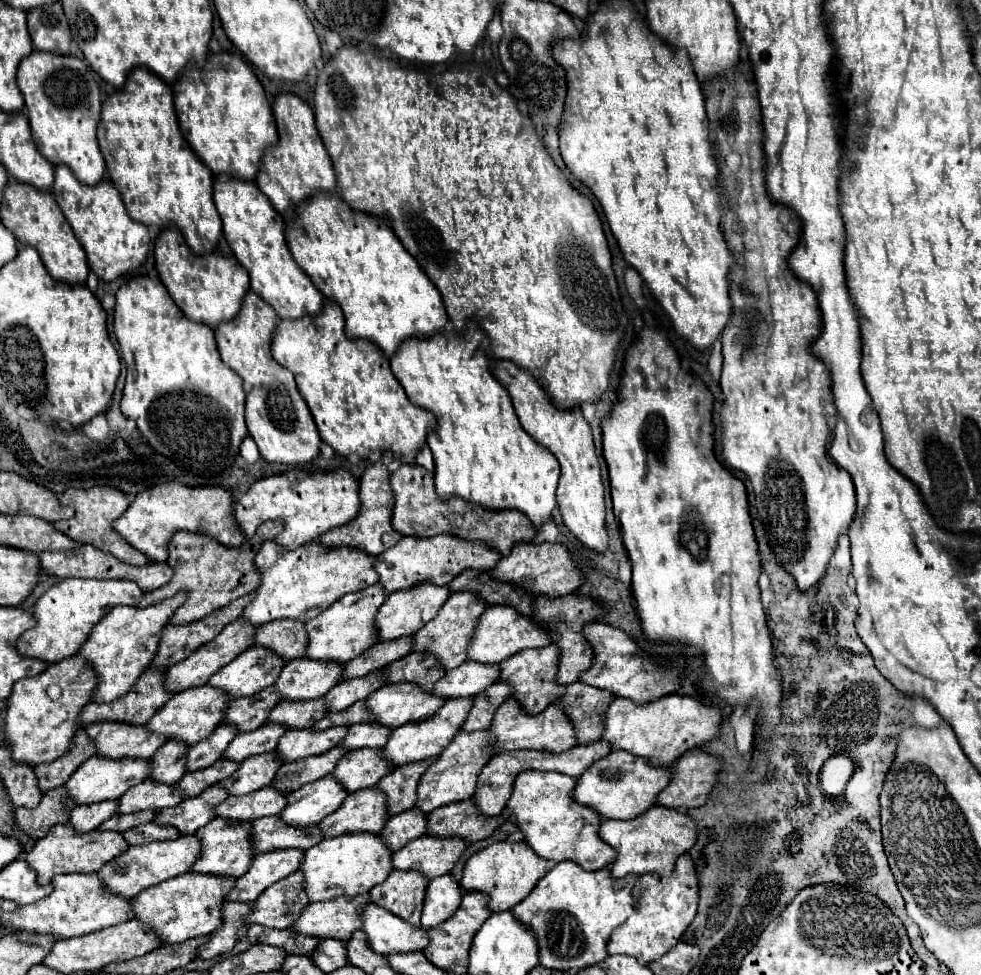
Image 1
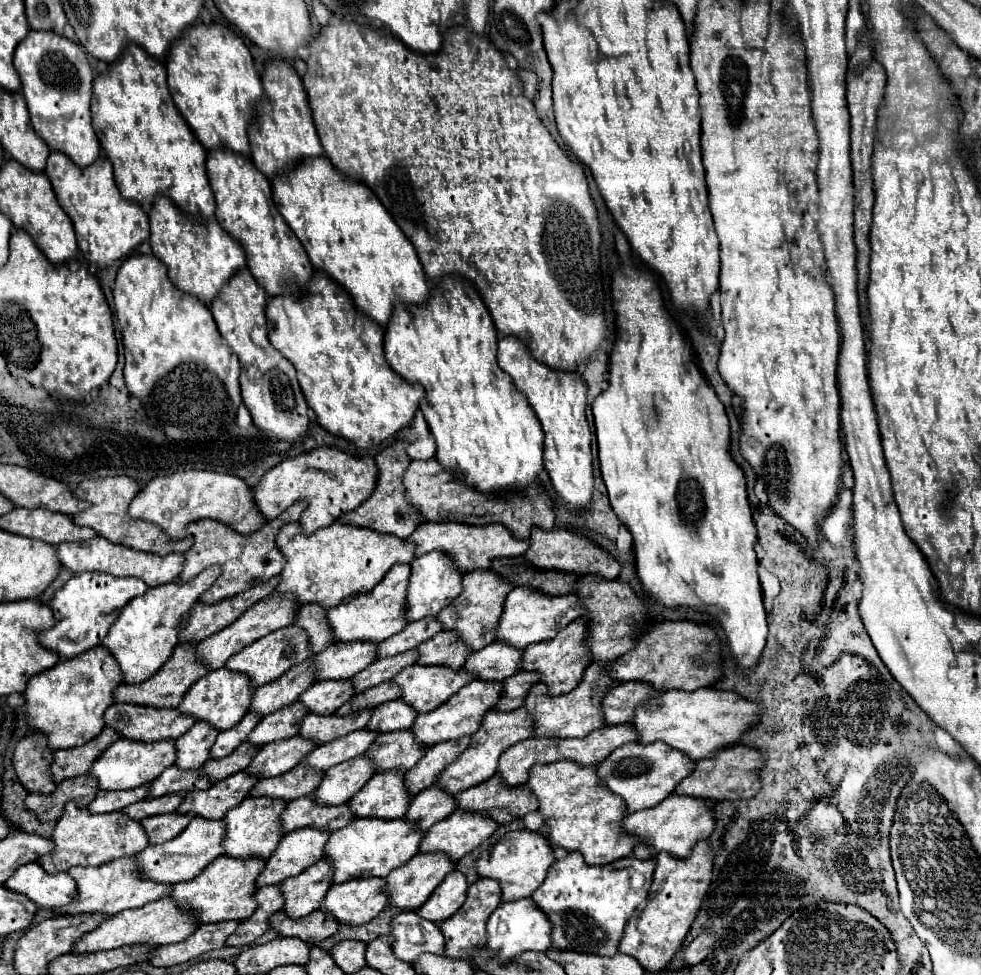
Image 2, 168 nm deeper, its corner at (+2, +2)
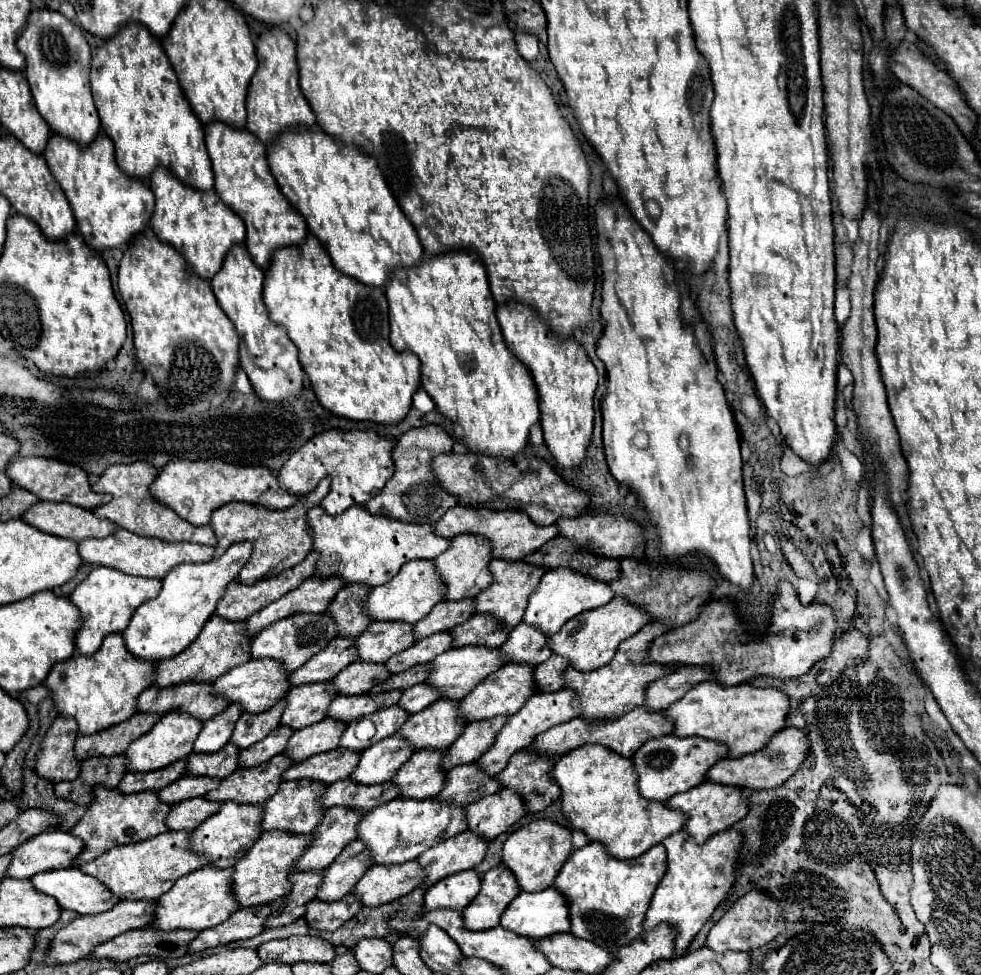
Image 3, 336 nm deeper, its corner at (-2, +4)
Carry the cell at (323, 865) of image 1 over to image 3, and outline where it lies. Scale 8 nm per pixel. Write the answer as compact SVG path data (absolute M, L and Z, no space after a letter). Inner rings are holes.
M396 798L370 810L370 814L362 818L358 824L358 840L366 842L366 850L372 854L374 864L402 864L462 830L466 830L466 806L438 806L434 798L426 798L426 802Z

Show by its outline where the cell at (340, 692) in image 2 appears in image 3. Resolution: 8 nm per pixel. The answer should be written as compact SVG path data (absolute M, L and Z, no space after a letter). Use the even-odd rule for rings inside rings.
M354 662L346 666L332 682L338 690L338 694L366 694L376 684L390 678L390 672L386 670L386 664L370 664L370 662Z

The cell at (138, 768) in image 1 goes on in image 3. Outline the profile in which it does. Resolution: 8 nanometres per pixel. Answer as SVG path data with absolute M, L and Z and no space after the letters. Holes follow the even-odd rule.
M166 714L166 718L162 718L148 734L144 734L142 738L138 738L136 742L132 742L128 746L128 750L124 752L128 760L128 770L130 772L152 772L152 770L160 770L170 766L176 760L186 758L192 748L194 748L194 738L198 738L202 730L202 722L198 722L198 718L190 718L188 714Z

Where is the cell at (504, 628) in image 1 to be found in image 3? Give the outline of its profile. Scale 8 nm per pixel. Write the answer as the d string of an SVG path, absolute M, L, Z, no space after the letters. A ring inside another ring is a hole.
M556 568L556 570L548 570L542 578L542 582L538 584L538 590L530 596L528 600L528 608L524 612L524 622L526 624L534 624L538 628L542 628L544 634L552 636L556 634L570 618L578 616L580 612L586 610L594 610L600 608L604 604L608 604L614 598L614 594L610 594L608 582L600 582L594 580L590 576L584 576L572 568Z

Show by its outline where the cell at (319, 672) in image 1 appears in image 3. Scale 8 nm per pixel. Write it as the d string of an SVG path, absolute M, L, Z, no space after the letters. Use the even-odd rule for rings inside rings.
M372 622L368 630L356 638L356 648L358 658L364 662L386 662L394 654L410 648L414 642L414 626L406 626L404 622Z

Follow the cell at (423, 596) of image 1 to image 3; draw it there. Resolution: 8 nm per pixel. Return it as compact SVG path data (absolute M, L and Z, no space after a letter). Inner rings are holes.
M458 534L458 538L452 538L452 546L436 558L436 568L448 584L444 600L474 598L482 590L486 590L486 586L490 586L492 582L490 560L490 542L486 542L484 538L474 538L474 534Z

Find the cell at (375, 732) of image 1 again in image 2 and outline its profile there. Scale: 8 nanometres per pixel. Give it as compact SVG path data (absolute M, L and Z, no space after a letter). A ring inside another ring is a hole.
M402 700L384 702L372 710L372 718L368 722L368 730L384 734L384 732L398 732L408 730L416 718L416 712L404 704Z

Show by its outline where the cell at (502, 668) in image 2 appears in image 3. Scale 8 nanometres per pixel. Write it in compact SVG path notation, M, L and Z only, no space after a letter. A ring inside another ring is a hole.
M520 622L510 632L508 640L500 646L500 652L508 656L510 662L526 662L526 664L538 666L552 656L548 642L550 638L546 638L544 634L538 634L534 626L526 626L526 622Z

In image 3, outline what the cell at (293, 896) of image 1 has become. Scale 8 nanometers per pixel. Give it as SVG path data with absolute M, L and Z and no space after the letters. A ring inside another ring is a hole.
M350 842L340 856L324 870L324 882L318 890L318 898L324 902L340 900L354 890L358 878L366 874L370 866L366 866L366 848L362 842Z

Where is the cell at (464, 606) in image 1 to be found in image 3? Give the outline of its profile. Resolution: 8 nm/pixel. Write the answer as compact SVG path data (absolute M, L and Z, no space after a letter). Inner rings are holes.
M498 558L498 560L492 560L490 562L490 570L492 570L494 582L492 582L492 586L488 586L486 590L482 590L476 596L476 612L492 614L504 626L514 628L516 624L522 622L522 614L526 610L528 596L538 588L538 580L542 578L542 574L548 572L548 568L532 566L532 564L522 562L522 560L518 560L518 562L506 562L502 558Z

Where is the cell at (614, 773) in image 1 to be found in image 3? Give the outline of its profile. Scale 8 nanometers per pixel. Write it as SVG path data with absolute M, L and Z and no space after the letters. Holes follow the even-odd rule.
M662 736L642 744L632 756L632 762L638 772L640 794L646 800L666 802L674 794L688 792L690 788L702 784L706 780L706 770L722 758L726 758L726 746L718 746L718 742L706 742L706 738Z

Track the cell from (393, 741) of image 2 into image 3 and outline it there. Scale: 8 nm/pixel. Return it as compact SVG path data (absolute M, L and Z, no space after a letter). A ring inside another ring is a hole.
M436 700L418 714L412 714L404 726L398 730L406 740L410 740L418 750L438 748L446 750L454 738L462 732L462 722L458 722L458 702Z

